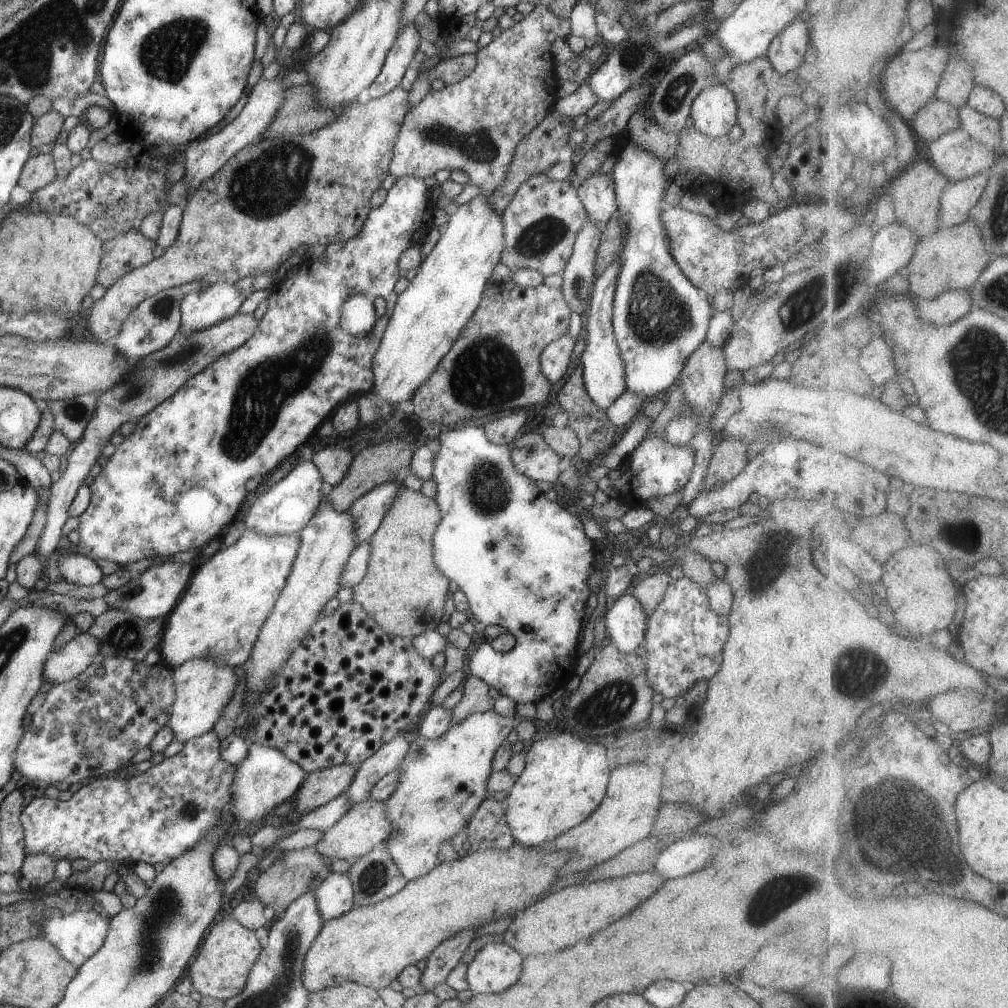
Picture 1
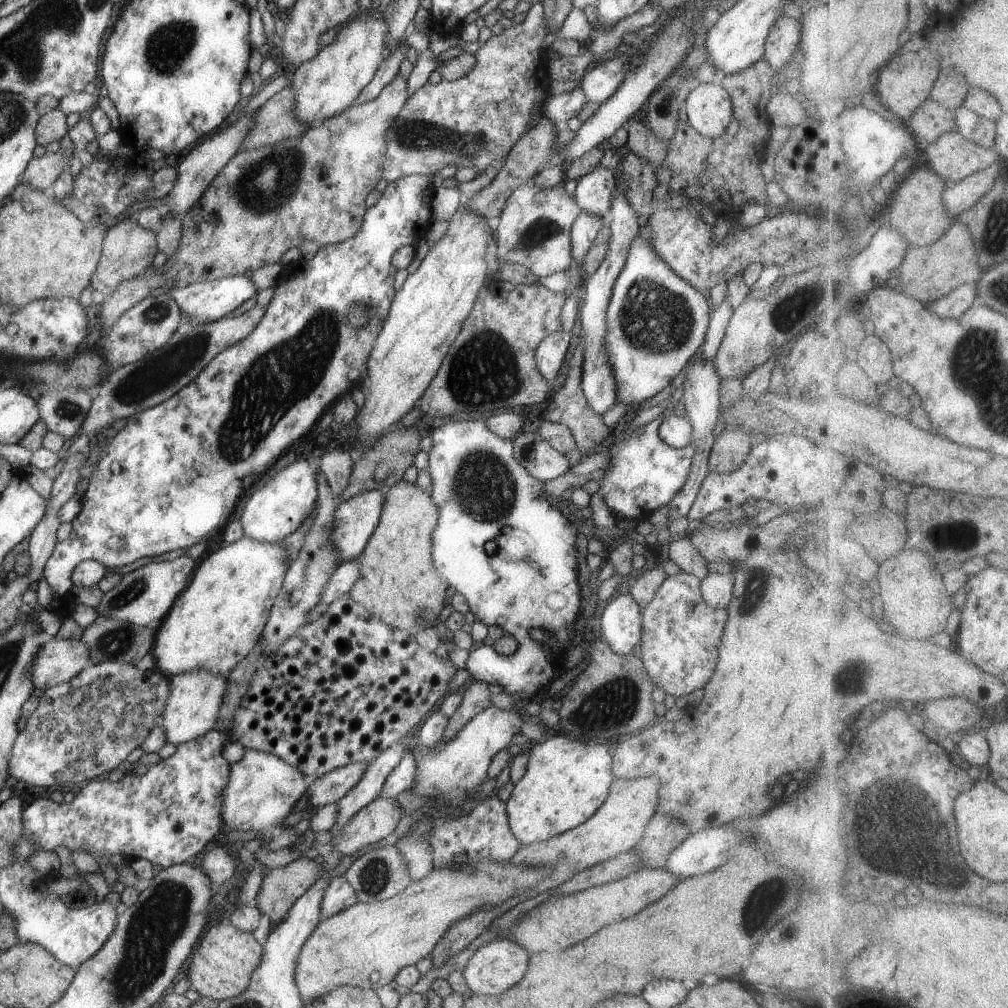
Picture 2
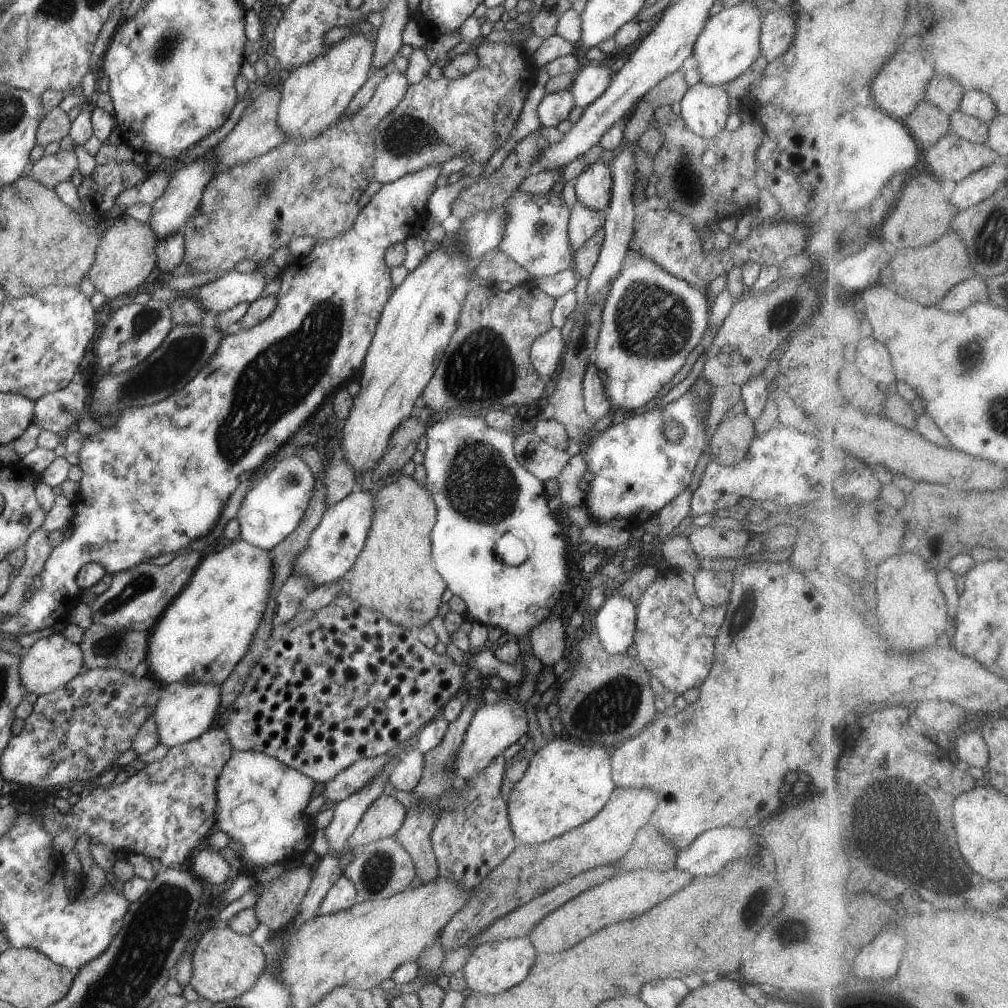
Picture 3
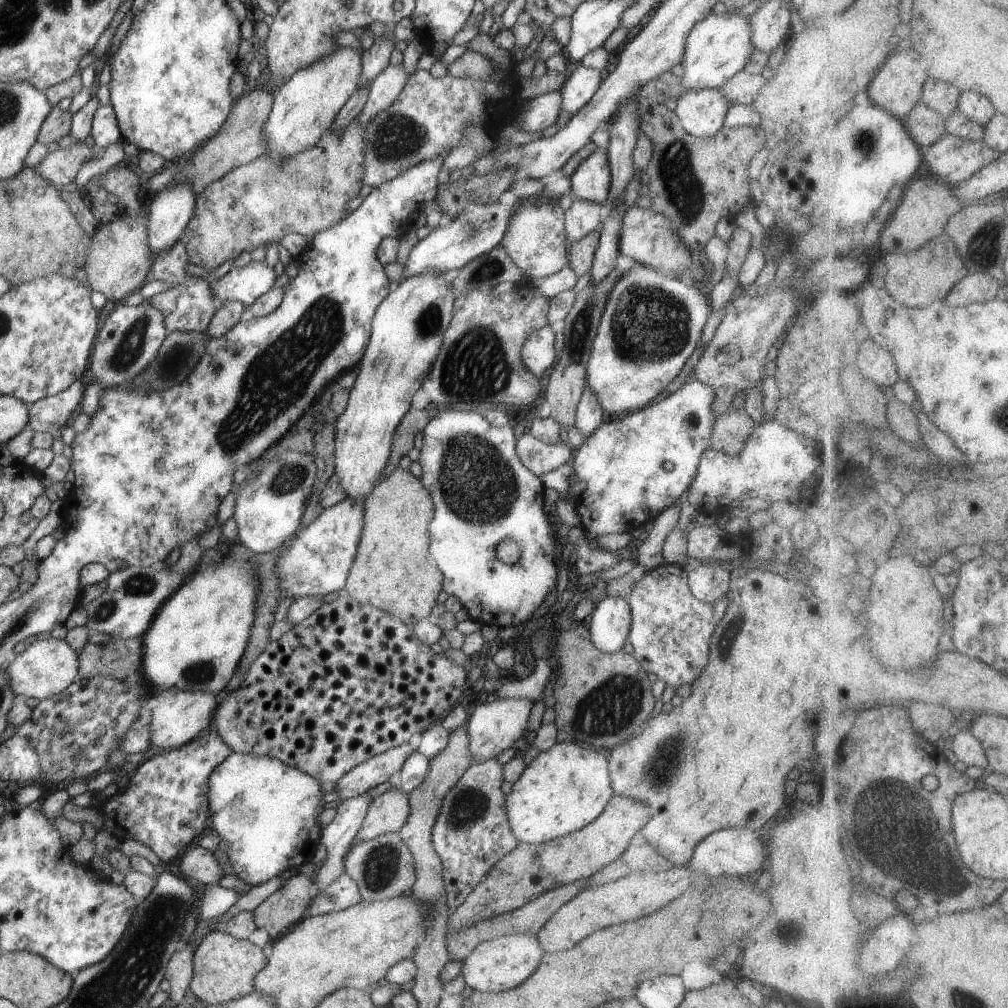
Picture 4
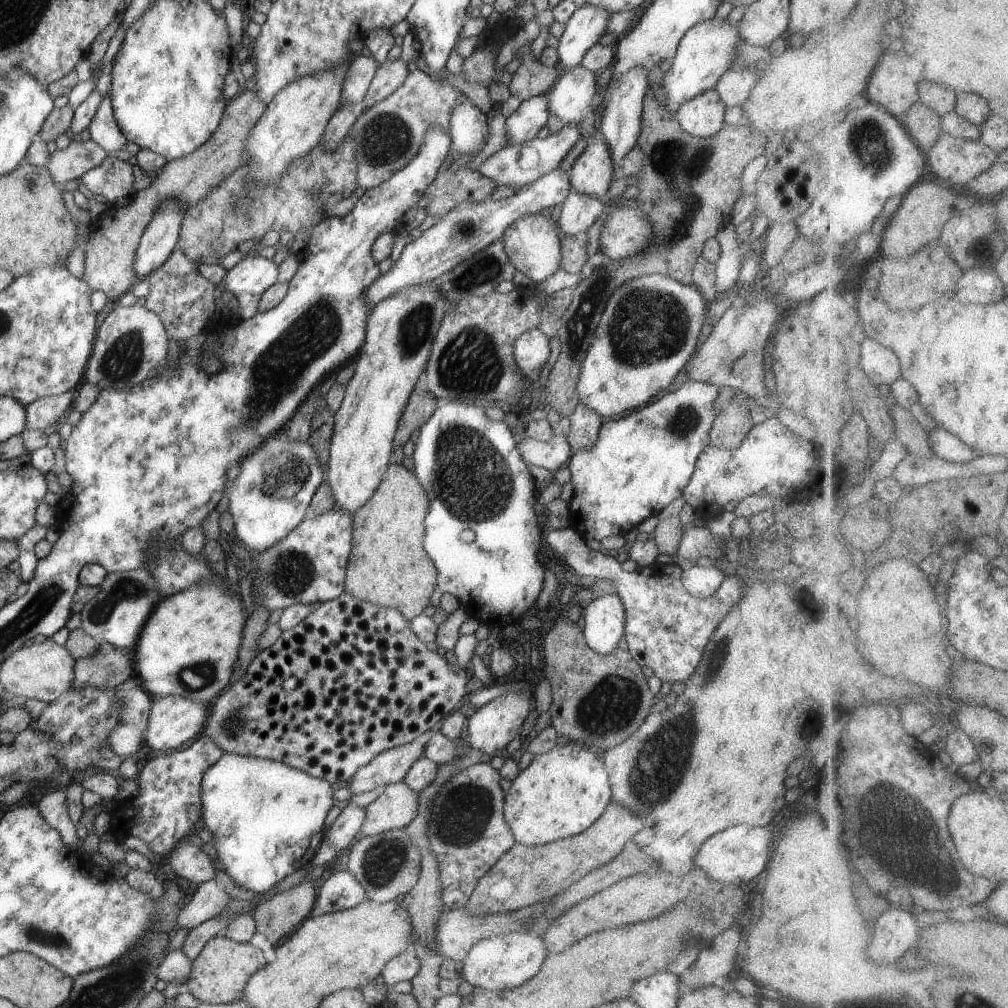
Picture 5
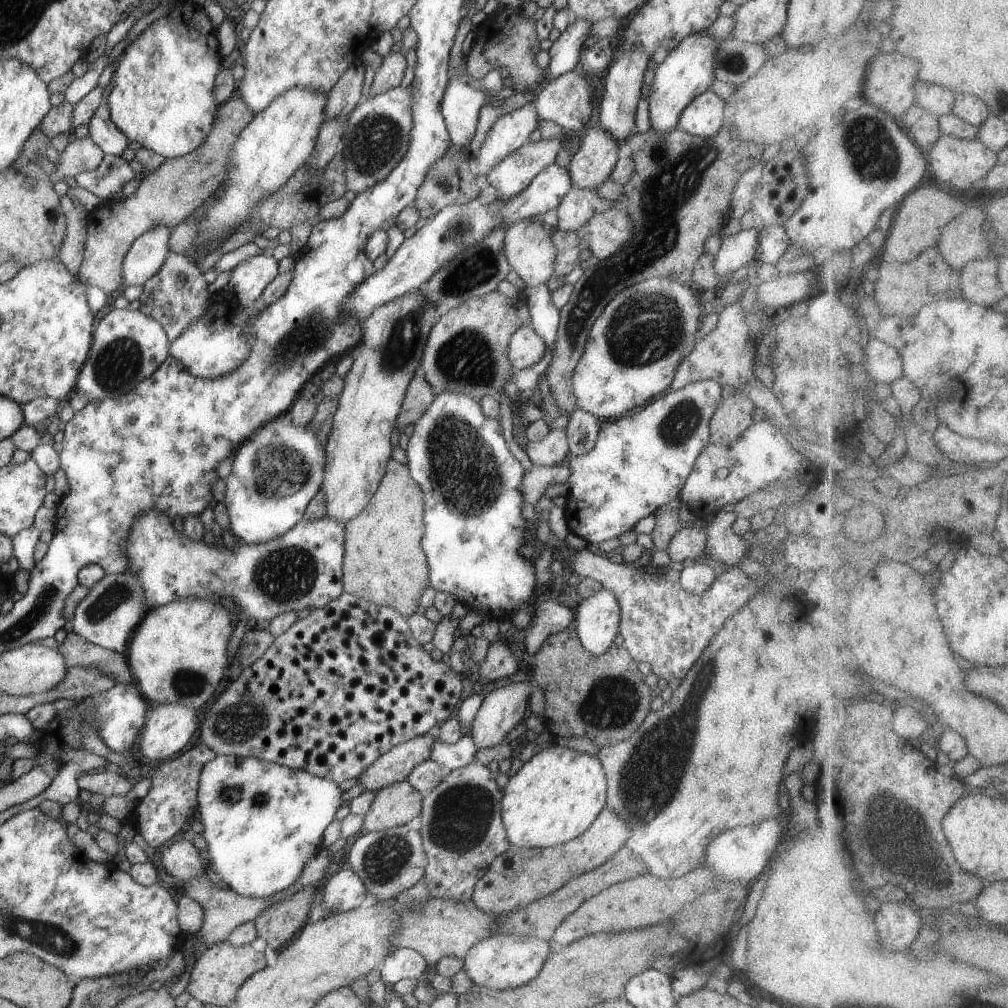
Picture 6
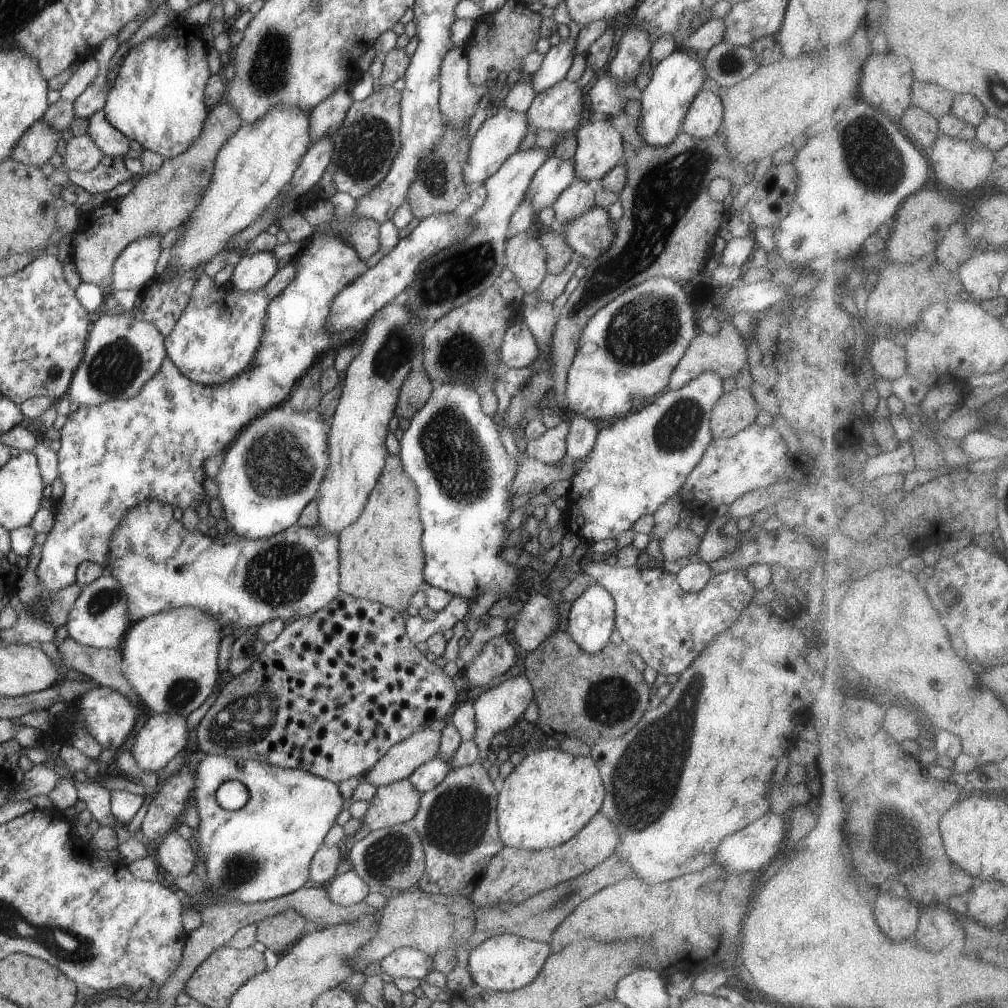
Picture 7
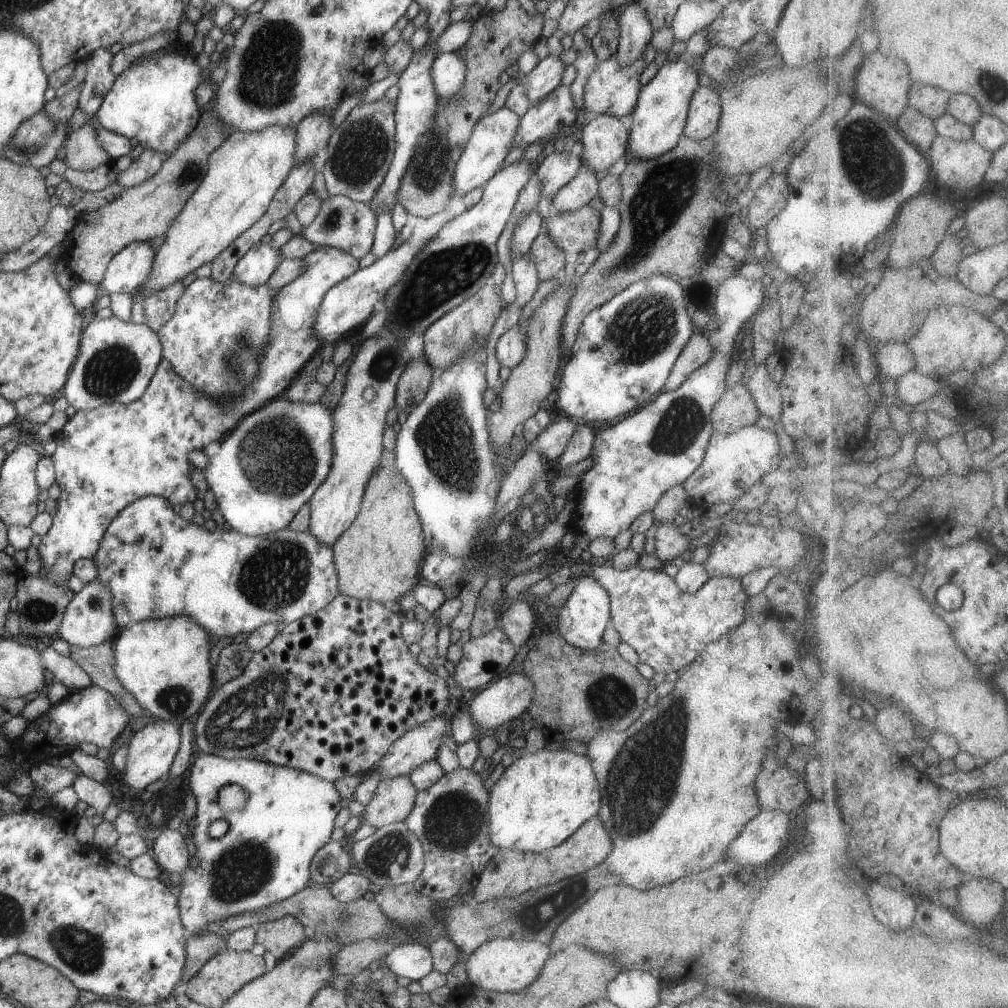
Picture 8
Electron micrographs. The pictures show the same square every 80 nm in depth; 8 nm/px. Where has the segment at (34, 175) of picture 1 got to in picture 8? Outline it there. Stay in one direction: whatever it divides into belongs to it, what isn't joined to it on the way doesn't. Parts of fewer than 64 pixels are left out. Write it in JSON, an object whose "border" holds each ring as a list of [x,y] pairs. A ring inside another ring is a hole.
{"border":[[[92,117],[79,130],[69,131],[64,146],[66,157],[64,162],[68,169],[91,171],[110,160],[109,154],[102,148],[95,133],[96,124]]]}

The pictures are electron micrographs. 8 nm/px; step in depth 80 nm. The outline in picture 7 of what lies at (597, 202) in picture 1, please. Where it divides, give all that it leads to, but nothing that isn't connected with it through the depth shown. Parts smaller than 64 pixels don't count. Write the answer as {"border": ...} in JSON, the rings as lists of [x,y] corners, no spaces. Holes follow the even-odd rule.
{"border":[[[606,116],[589,117],[574,132],[577,151],[572,158],[576,178],[595,185],[624,159],[624,145],[617,126]]]}

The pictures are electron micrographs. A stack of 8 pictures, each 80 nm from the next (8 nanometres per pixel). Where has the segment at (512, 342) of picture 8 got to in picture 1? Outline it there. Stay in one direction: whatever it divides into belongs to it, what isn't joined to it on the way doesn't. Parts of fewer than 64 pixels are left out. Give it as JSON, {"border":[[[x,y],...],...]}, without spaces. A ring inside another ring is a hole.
{"border":[[[566,334],[552,341],[542,351],[541,369],[550,384],[554,384],[566,376],[566,370],[570,366],[570,358],[573,357],[574,345],[574,338],[570,334]]]}

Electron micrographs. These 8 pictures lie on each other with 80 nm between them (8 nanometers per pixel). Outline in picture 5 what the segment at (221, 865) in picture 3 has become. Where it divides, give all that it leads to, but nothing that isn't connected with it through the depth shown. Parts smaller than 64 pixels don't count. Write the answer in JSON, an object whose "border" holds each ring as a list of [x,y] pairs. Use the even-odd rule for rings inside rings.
{"border":[[[188,839],[178,841],[169,852],[169,856],[170,866],[178,876],[194,884],[215,880],[217,870],[214,868],[213,860]]]}

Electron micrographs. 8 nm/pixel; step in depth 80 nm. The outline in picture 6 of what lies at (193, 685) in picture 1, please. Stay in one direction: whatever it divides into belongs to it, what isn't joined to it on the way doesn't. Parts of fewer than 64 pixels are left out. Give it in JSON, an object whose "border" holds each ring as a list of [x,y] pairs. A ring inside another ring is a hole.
{"border":[[[162,703],[150,710],[143,729],[139,732],[138,753],[152,765],[172,759],[178,752],[184,750],[184,746],[192,740],[192,736],[199,730],[200,718],[198,709],[184,706],[180,703]]]}

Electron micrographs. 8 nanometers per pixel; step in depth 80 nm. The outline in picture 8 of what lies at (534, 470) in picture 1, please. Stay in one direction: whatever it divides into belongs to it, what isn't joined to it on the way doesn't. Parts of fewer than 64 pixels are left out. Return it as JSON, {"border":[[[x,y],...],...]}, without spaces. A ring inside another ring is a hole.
{"border":[[[568,416],[554,420],[554,423],[540,433],[538,439],[530,441],[528,446],[530,449],[537,449],[541,458],[558,460],[577,426],[578,422]]]}

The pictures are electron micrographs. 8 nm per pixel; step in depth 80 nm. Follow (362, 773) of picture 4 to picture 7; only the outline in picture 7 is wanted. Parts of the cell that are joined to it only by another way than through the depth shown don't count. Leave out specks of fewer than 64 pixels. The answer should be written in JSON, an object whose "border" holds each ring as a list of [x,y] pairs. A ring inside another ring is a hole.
{"border":[[[427,728],[396,743],[363,777],[376,788],[407,779],[419,766],[439,756],[441,732]]]}

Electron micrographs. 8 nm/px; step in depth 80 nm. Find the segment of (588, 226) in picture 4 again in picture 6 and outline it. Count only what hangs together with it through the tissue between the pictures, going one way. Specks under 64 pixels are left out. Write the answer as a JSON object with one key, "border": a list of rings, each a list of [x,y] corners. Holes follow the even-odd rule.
{"border":[[[572,186],[556,209],[558,224],[555,230],[578,233],[595,214],[612,209],[614,202],[600,198],[596,191]]]}

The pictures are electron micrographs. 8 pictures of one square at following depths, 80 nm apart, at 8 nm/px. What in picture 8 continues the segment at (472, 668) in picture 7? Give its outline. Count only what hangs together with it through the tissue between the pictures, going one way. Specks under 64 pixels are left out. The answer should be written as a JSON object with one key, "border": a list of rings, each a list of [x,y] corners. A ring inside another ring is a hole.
{"border":[[[500,626],[480,638],[471,636],[462,648],[463,658],[450,666],[450,672],[455,682],[466,690],[478,691],[493,682],[494,677],[498,679],[516,655]]]}

